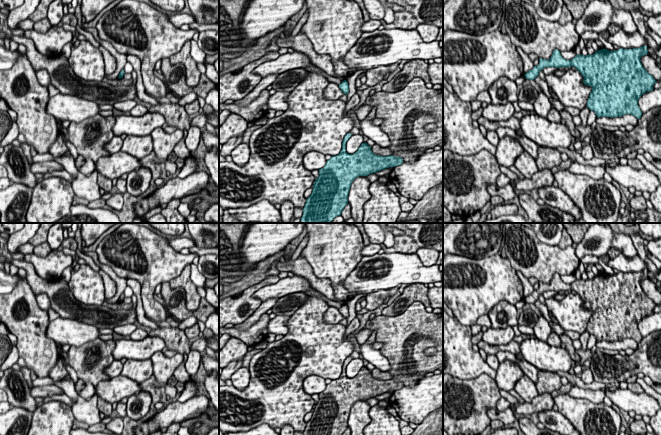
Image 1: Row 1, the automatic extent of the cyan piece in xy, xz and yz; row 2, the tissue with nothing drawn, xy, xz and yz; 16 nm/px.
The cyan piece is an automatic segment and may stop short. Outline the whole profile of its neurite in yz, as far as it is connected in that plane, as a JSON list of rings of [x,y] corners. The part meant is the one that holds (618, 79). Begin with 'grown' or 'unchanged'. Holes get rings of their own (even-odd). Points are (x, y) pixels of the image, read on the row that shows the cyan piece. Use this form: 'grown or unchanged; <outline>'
unchanged; [[[647,46],[633,49],[623,49],[609,51],[601,49],[593,55],[576,55],[571,60],[566,60],[561,56],[559,50],[555,49],[549,60],[539,59],[539,64],[532,70],[524,74],[525,79],[534,80],[545,67],[572,67],[574,66],[584,77],[583,83],[592,87],[592,91],[587,100],[587,106],[599,117],[622,117],[631,114],[640,119],[642,112],[638,106],[639,98],[646,92],[652,91],[657,82],[652,75],[643,67],[640,58],[647,55]]]

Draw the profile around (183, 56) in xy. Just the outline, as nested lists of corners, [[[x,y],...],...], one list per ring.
[[[188,40],[181,50],[169,59],[172,65],[182,63],[186,69],[186,84],[196,86],[199,83],[201,73],[197,68],[197,62],[190,55],[190,49],[190,40]]]

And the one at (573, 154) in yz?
[[[558,147],[556,148],[556,150],[558,150],[560,153],[566,153],[568,157],[570,157],[573,160],[573,162],[578,162],[583,165],[592,165],[592,166],[604,165],[609,167],[615,167],[619,165],[617,161],[615,161],[614,163],[608,164],[607,161],[605,161],[604,159],[600,159],[596,157],[593,157],[591,160],[585,160],[583,156],[577,152],[577,150],[570,150],[568,148],[562,148],[562,147]]]

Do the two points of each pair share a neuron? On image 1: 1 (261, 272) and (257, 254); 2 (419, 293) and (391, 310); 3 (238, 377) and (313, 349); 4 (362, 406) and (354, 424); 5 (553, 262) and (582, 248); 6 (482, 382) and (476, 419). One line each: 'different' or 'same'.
1: different
2: same
3: different
4: same
5: different
6: same

